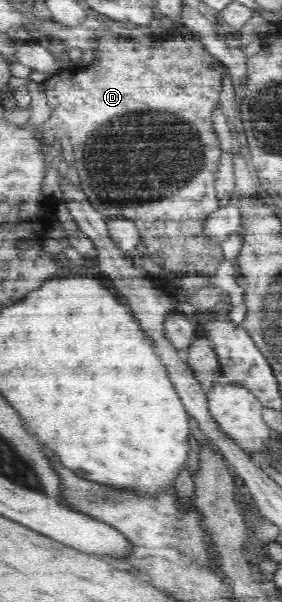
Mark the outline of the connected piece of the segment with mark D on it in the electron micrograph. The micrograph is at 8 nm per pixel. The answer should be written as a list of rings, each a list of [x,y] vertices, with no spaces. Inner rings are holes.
[[[188,27],[170,32],[166,42],[156,48],[142,44],[134,46],[130,34],[119,37],[104,36],[98,44],[98,60],[94,68],[64,69],[43,82],[46,102],[51,110],[49,120],[43,123],[49,130],[62,130],[69,138],[81,191],[94,208],[102,206],[105,218],[127,218],[138,226],[139,238],[150,258],[160,266],[160,250],[202,250],[204,266],[164,266],[176,274],[212,276],[223,261],[222,250],[208,244],[202,236],[204,220],[218,206],[214,180],[219,176],[220,142],[214,134],[210,114],[220,102],[224,66],[196,41]],[[136,204],[138,210],[128,210]]]

